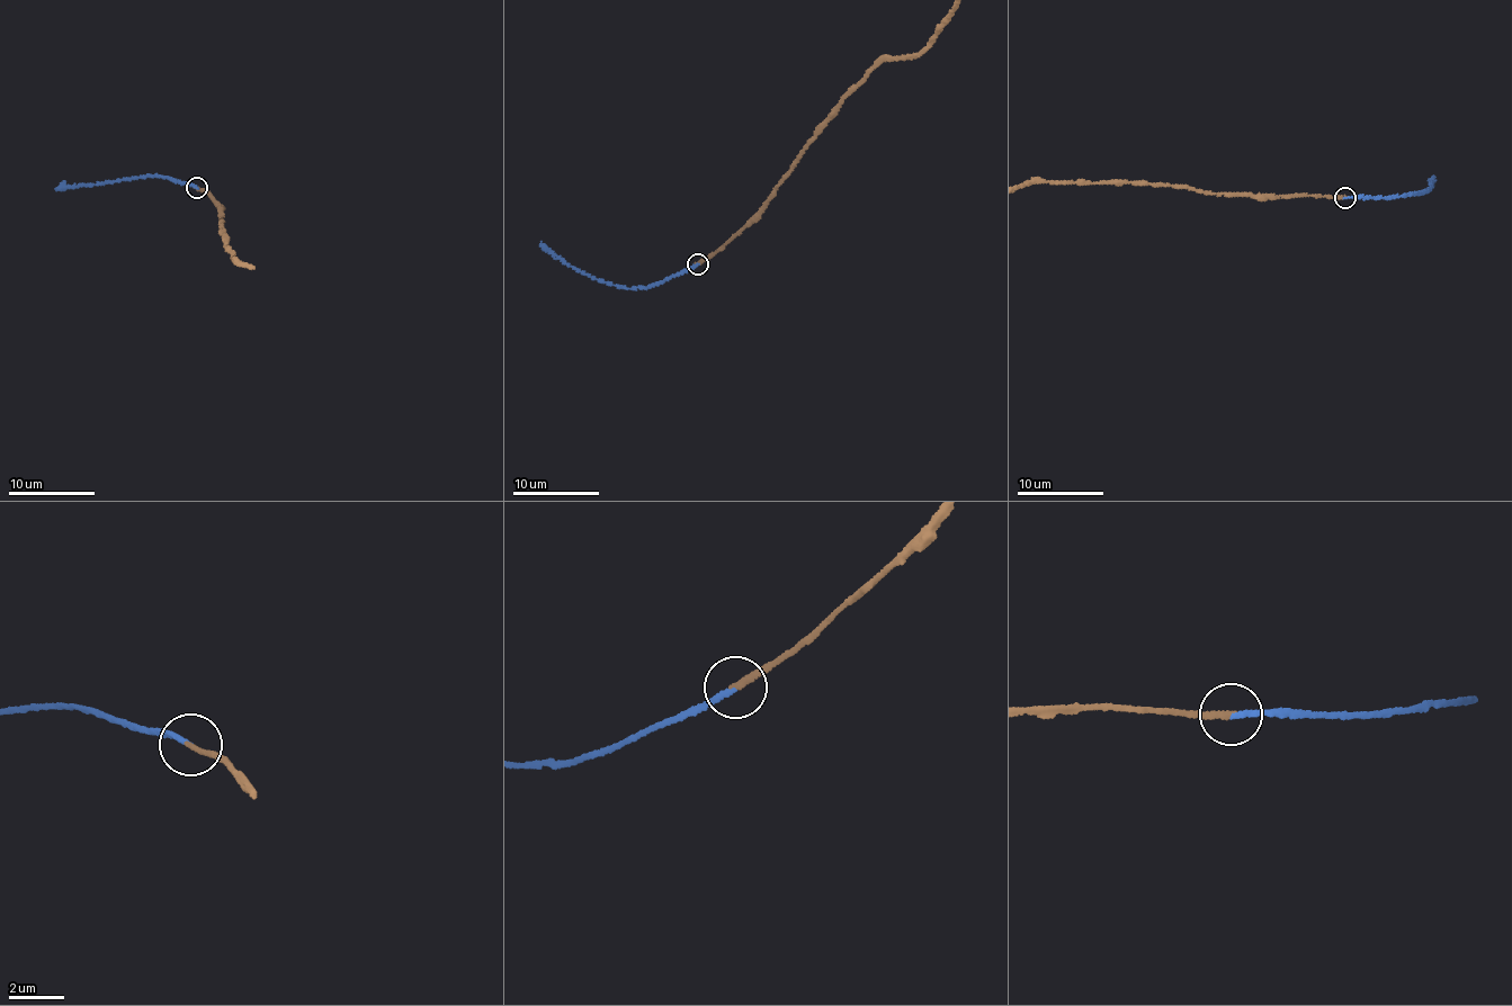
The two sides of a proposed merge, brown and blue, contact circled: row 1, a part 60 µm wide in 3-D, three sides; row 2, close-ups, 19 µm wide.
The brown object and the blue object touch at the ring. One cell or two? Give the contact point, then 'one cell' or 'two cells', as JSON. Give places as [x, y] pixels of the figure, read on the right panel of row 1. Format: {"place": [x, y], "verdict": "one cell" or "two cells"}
{"place": [1344, 197], "verdict": "one cell"}

